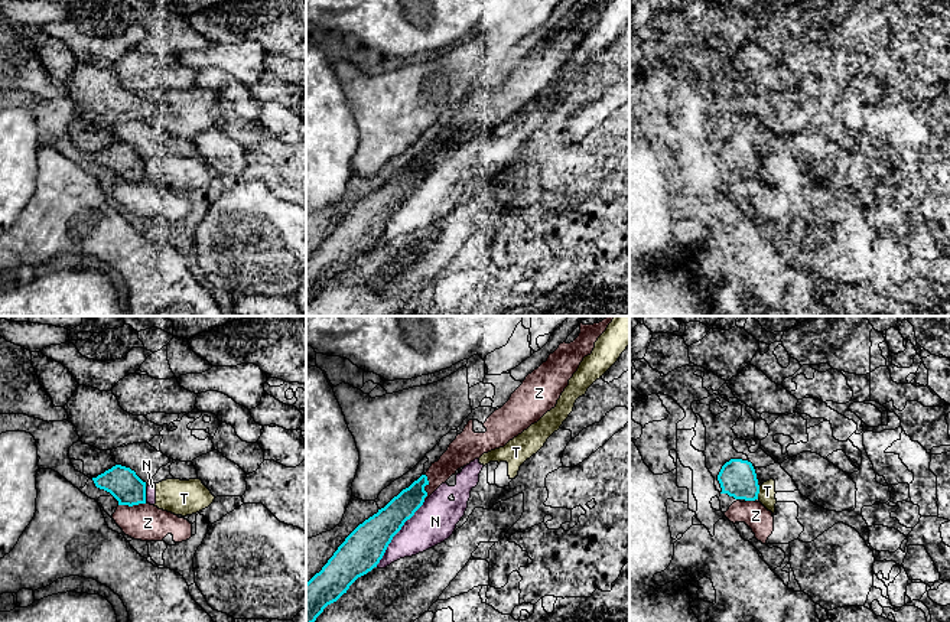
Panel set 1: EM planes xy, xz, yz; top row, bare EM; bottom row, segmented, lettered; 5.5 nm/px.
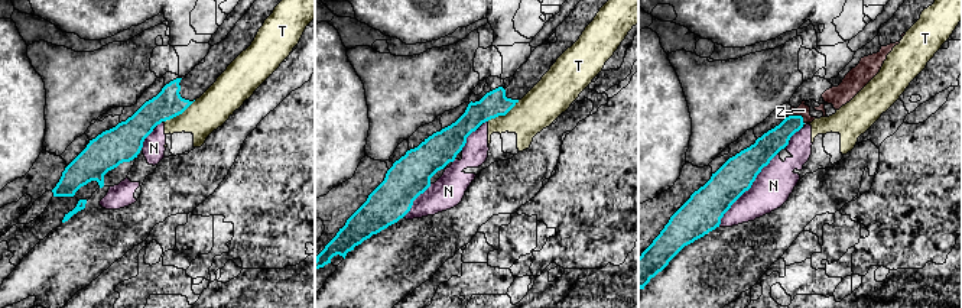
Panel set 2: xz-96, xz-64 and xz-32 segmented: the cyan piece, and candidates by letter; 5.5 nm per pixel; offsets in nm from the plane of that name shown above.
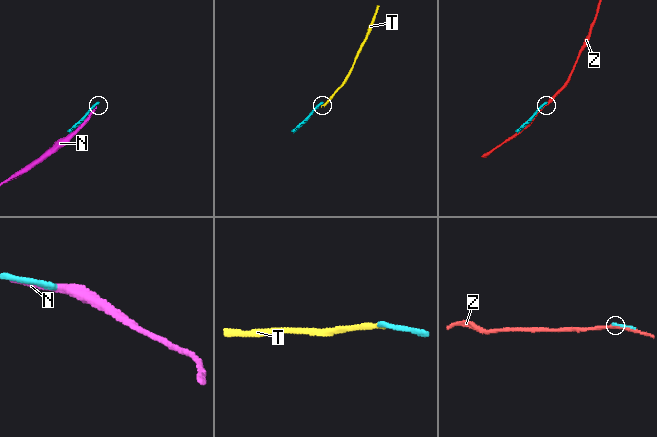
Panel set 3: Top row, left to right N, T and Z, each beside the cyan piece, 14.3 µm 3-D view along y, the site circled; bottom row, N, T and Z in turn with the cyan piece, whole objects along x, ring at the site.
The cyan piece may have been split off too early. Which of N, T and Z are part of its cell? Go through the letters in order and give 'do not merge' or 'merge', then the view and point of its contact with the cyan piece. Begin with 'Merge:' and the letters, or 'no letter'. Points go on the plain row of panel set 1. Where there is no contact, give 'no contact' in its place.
Merge: no letter
N: do not merge | xz (396, 209)
T: do not merge | yz (758, 169)
Z: do not merge | xz (425, 162)

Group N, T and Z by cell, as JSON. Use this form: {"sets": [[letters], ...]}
{"sets": [["N", "T"], ["Z"]]}

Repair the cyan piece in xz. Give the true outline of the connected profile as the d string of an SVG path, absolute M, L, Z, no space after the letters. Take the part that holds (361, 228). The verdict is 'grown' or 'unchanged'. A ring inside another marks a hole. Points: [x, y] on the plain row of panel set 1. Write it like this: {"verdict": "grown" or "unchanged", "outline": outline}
{"verdict": "unchanged", "outline": "M422 152L359 201L322 247L306 260L306 303L313 300L328 281L347 270L358 254L377 244L393 214L423 182L427 173L426 162L427 153Z"}

